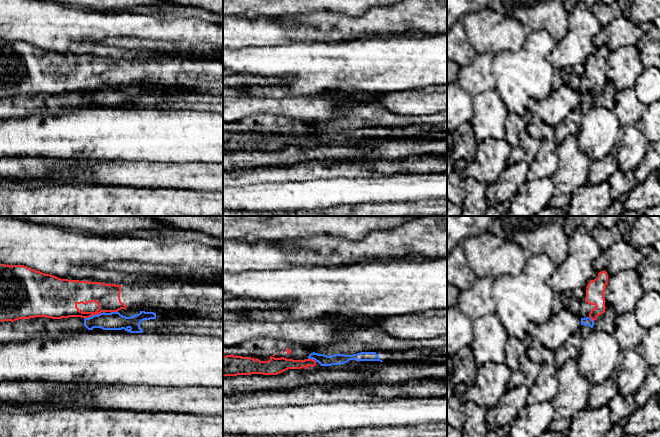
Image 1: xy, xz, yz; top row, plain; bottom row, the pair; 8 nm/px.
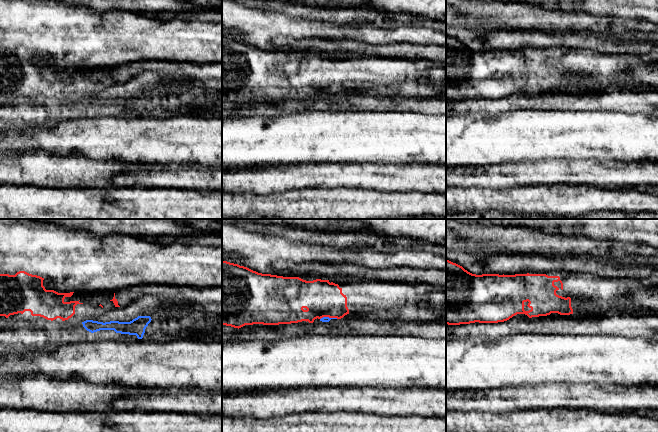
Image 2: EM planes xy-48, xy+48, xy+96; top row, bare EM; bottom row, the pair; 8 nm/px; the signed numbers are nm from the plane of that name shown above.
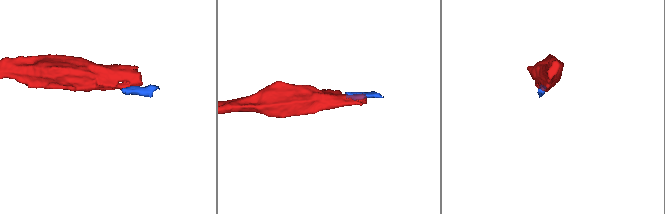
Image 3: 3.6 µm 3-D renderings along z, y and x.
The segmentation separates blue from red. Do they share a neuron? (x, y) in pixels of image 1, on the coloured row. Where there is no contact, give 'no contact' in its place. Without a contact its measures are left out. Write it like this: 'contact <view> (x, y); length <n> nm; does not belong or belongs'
contact xy (93, 315); length 140 nm; does not belong

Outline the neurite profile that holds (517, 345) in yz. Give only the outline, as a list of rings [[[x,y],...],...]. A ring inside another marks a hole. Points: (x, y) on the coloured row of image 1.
[[[527,335],[523,340],[519,340],[514,336],[509,336],[508,344],[510,344],[517,354],[526,354],[527,348],[532,344],[532,339]]]

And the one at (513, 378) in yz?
[[[527,354],[519,356],[519,369],[512,371],[507,389],[525,385],[530,388],[536,381],[540,371],[540,364],[532,361]]]

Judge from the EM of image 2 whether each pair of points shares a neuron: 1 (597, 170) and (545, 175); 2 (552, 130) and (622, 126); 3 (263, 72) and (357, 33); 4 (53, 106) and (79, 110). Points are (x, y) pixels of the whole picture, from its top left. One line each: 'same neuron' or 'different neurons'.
1: same neuron
2: same neuron
3: different neurons
4: same neuron

